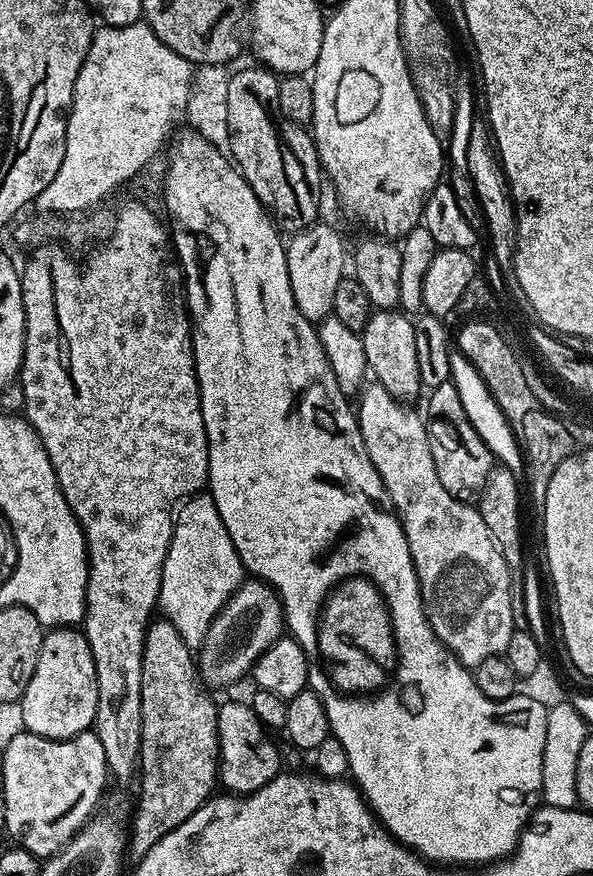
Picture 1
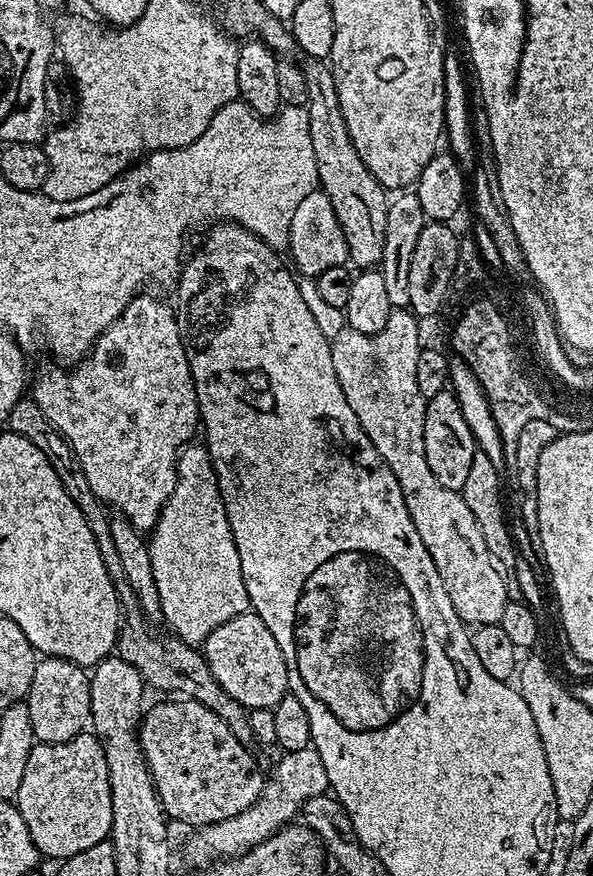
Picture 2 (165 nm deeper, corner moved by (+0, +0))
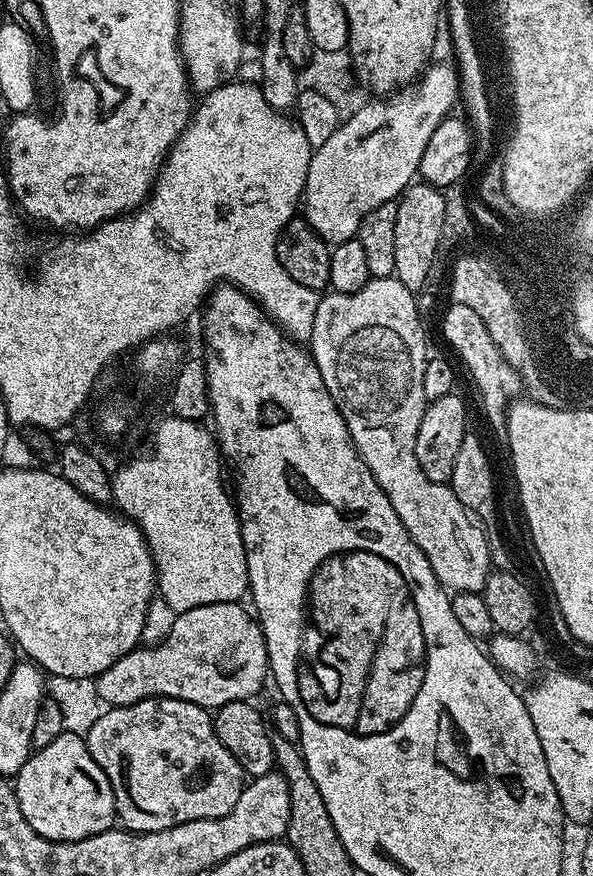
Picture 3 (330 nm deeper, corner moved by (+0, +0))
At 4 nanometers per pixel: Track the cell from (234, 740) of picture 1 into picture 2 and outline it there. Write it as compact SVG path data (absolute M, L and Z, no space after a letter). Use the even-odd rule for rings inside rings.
M187 698L161 700L164 700L161 704L153 708L151 705L143 713L138 731L140 749L144 751L165 817L198 829L242 814L242 810L259 798L266 779L253 753L242 746L230 726L226 726L214 710L206 710L202 702Z

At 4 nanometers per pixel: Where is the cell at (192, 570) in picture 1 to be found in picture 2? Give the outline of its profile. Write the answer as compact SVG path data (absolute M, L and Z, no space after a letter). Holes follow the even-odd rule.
M193 442L180 452L180 457L176 463L176 485L174 494L162 506L160 517L156 527L150 533L148 540L150 550L150 562L154 562L154 583L158 585L158 598L162 598L162 620L170 624L170 629L175 635L181 636L188 645L199 647L203 645L205 638L210 633L222 626L224 622L230 622L230 618L238 618L238 614L249 611L250 605L246 594L246 582L242 582L242 562L238 562L238 546L234 546L234 534L230 530L230 522L226 518L226 506L222 502L222 494L218 490L218 478L214 470L214 462L210 458L207 447L203 443Z

